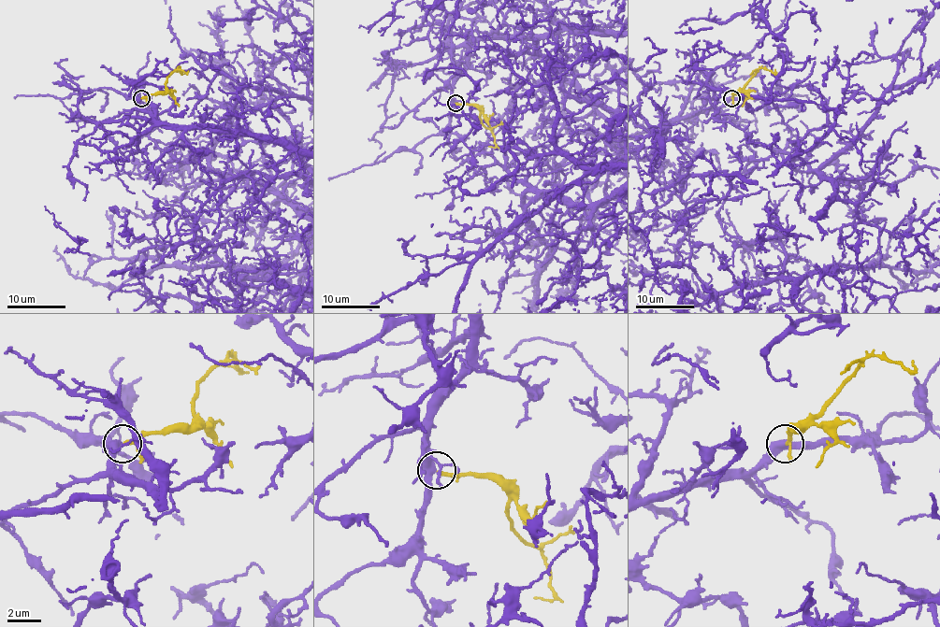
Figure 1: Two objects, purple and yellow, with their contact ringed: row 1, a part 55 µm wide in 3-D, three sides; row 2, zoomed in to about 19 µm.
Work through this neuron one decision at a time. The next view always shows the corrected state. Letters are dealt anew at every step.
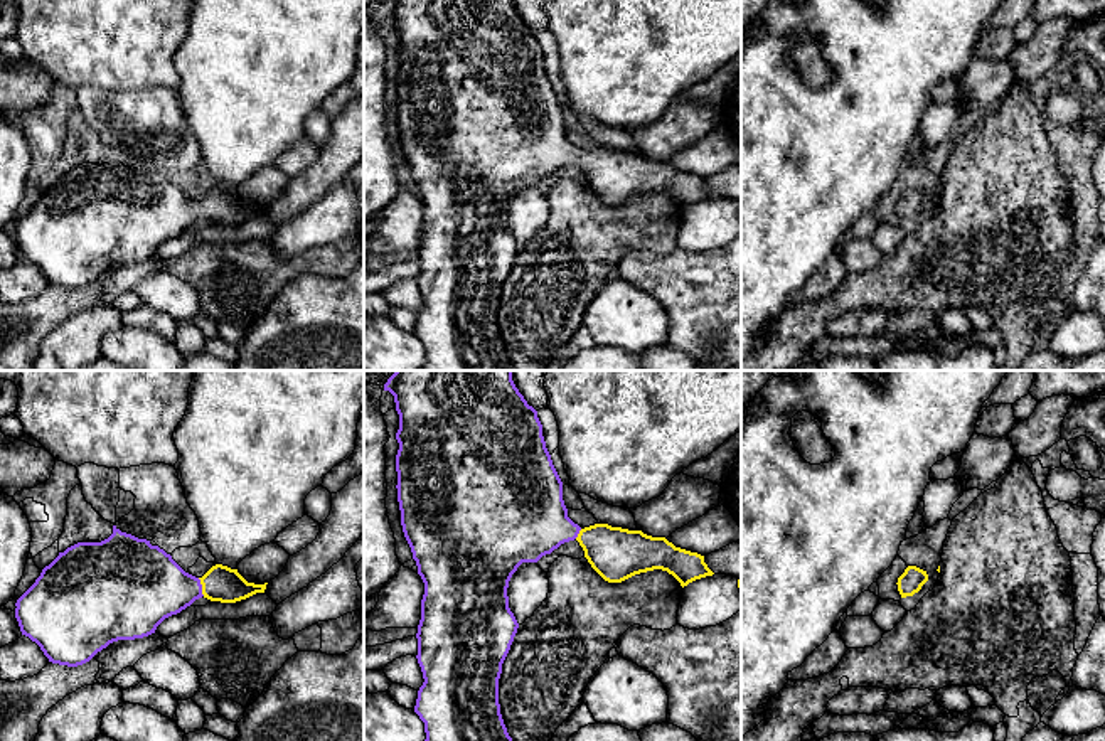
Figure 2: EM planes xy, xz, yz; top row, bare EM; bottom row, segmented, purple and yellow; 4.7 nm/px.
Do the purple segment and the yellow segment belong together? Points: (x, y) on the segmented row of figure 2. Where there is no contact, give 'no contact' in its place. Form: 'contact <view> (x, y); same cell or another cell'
contact xy (201, 586); same cell

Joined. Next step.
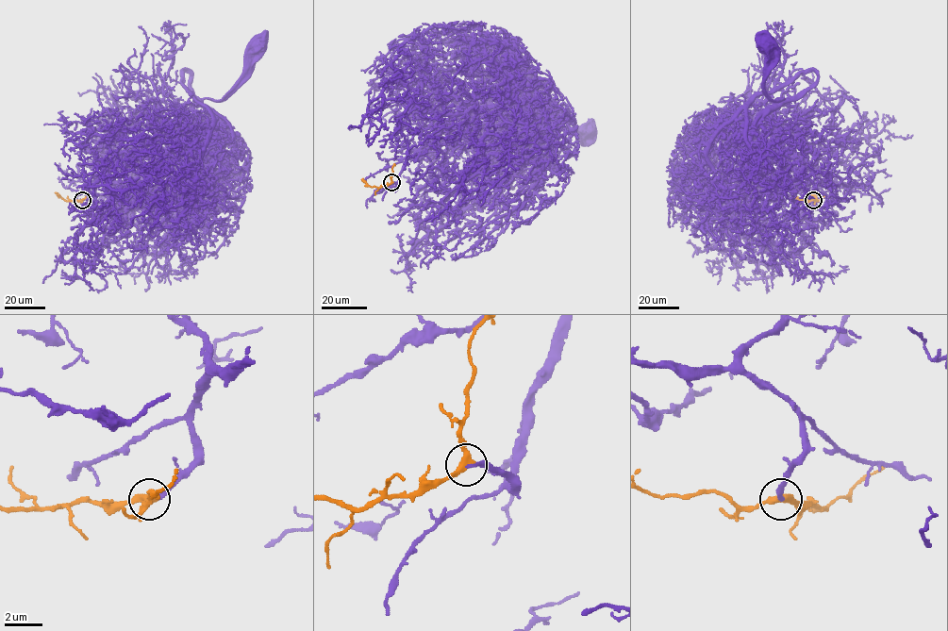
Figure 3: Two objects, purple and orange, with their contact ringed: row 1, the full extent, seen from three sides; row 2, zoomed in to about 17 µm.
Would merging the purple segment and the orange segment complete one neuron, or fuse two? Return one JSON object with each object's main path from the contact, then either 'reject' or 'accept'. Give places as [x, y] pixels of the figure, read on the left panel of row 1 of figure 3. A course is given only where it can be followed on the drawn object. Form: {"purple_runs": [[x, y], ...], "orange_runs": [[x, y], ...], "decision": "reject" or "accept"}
{"purple_runs": [[83, 200], [89, 187], [95, 184], [127, 184], [156, 195], [184, 193], [204, 177], [219, 142]], "orange_runs": [[82, 200], [64, 200], [56, 192]], "decision": "accept"}

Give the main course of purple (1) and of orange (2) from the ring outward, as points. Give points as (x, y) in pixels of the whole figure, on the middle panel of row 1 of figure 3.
1: (392, 182), (396, 185), (402, 165), (424, 144), (471, 122), (482, 110), (542, 110)
2: (391, 182), (373, 187), (362, 178)

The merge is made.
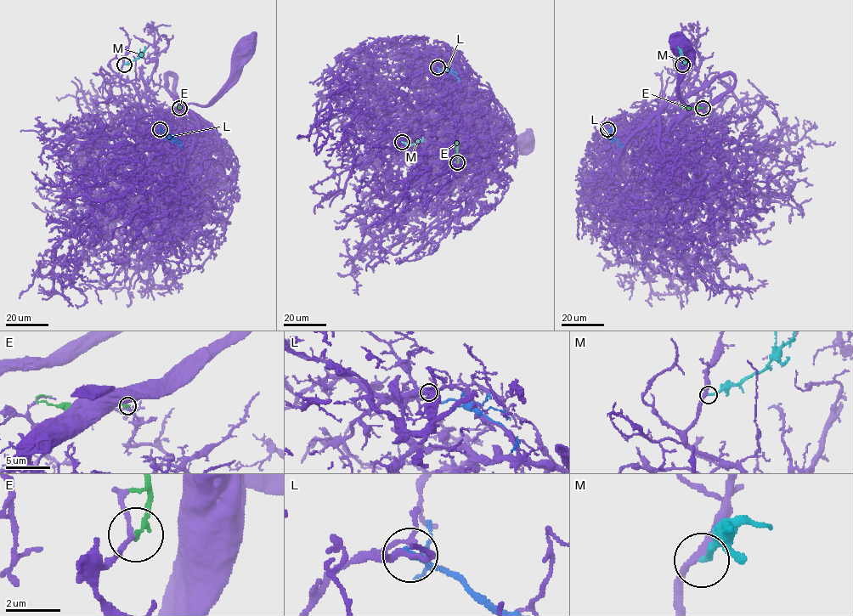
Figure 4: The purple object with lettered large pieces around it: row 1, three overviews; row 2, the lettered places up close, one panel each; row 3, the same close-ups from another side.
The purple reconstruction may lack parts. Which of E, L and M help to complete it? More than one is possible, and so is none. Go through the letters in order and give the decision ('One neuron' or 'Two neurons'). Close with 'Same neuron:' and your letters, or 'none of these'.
E: Two neurons
L: Two neurons
M: One neuron
Same neuron: M

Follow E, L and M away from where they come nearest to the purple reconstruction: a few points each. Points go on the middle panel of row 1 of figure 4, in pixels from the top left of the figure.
E: (457, 162), (456, 144)
L: (437, 67), (446, 70), (459, 80)
M: (402, 141), (414, 144), (422, 137)

